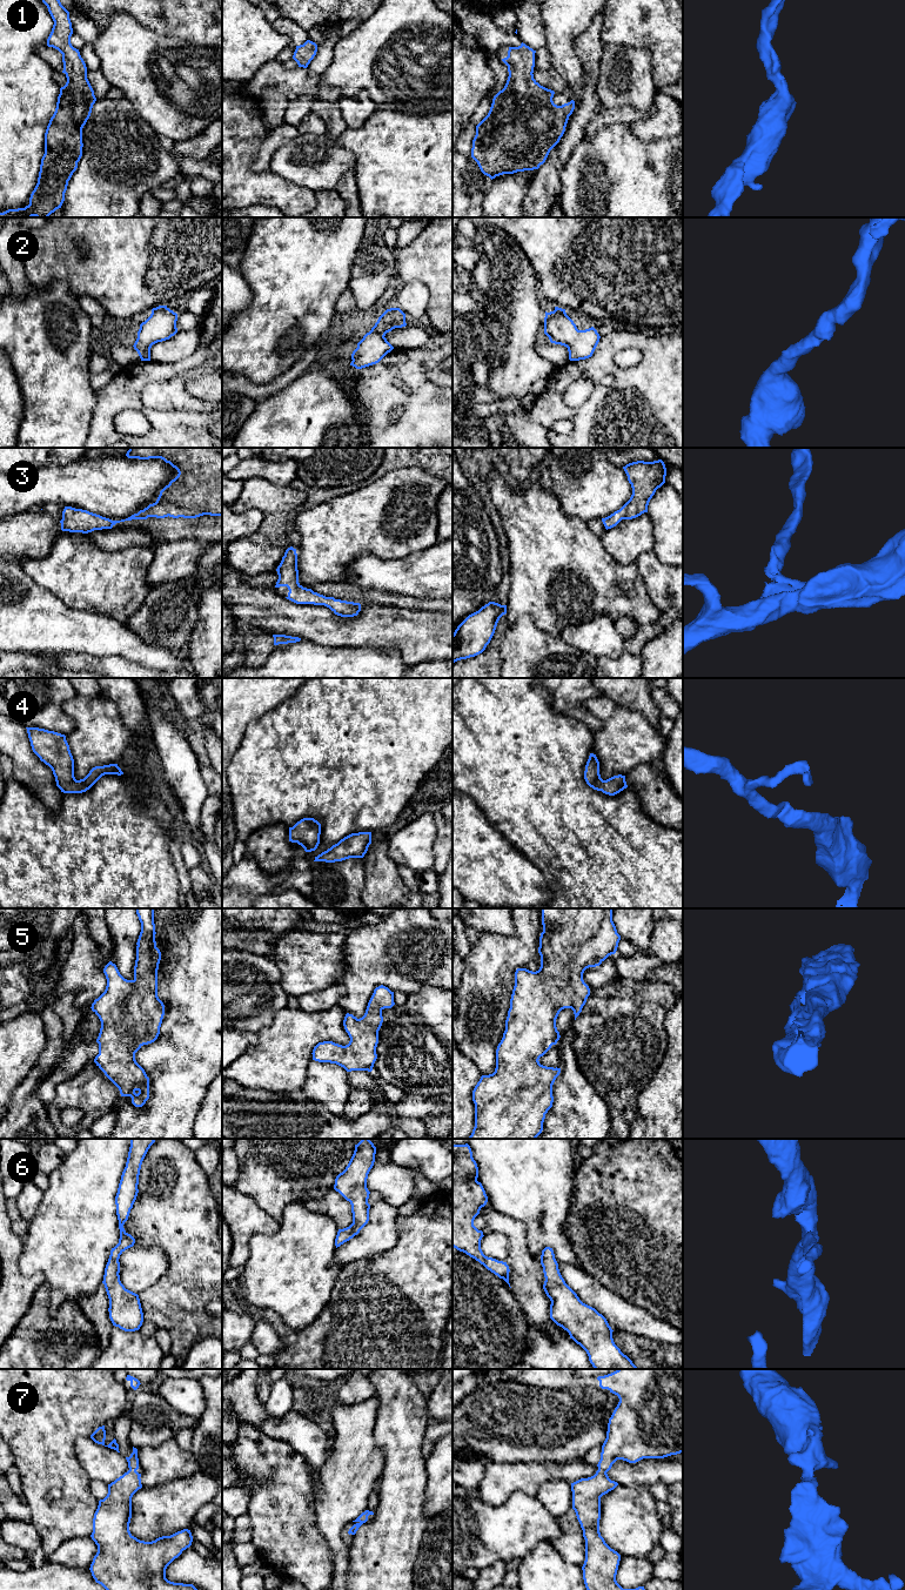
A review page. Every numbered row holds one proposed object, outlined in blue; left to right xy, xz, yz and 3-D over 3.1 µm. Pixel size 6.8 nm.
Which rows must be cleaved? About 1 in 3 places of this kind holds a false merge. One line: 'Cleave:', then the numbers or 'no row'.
Cleave: no row

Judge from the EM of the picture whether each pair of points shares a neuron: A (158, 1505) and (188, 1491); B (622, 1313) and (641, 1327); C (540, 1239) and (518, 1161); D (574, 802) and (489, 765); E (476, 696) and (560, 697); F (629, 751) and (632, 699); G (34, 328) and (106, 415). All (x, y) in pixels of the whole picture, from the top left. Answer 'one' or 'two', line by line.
A: one
B: one
C: one
D: one
E: two
F: two
G: two

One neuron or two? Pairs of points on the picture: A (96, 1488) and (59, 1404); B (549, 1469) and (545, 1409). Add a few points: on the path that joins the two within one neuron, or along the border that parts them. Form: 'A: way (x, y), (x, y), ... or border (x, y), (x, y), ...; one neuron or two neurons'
A: border (91, 1480), (91, 1491), (99, 1500); two neurons
B: border (576, 1458), (569, 1462), (521, 1462); two neurons

